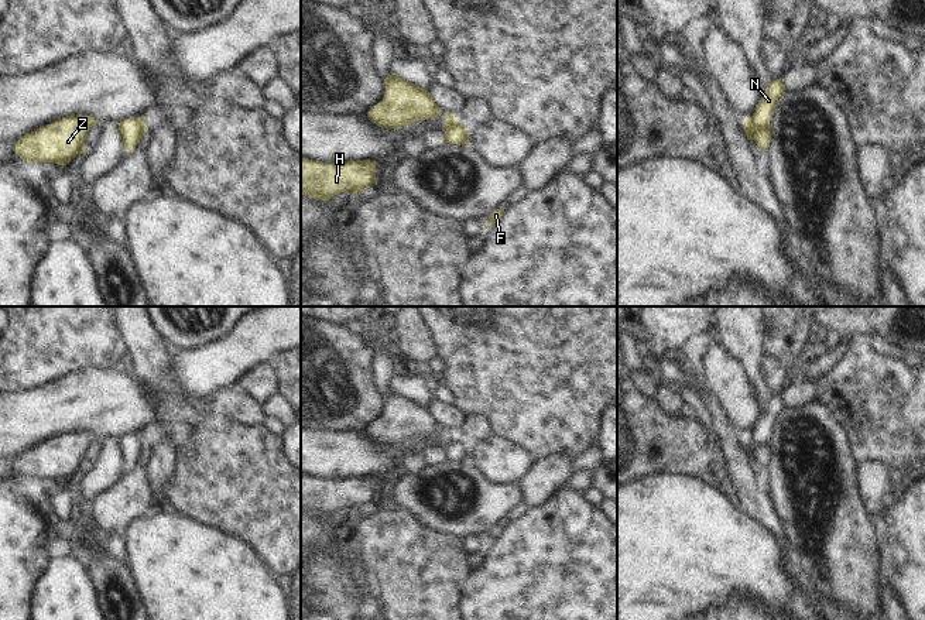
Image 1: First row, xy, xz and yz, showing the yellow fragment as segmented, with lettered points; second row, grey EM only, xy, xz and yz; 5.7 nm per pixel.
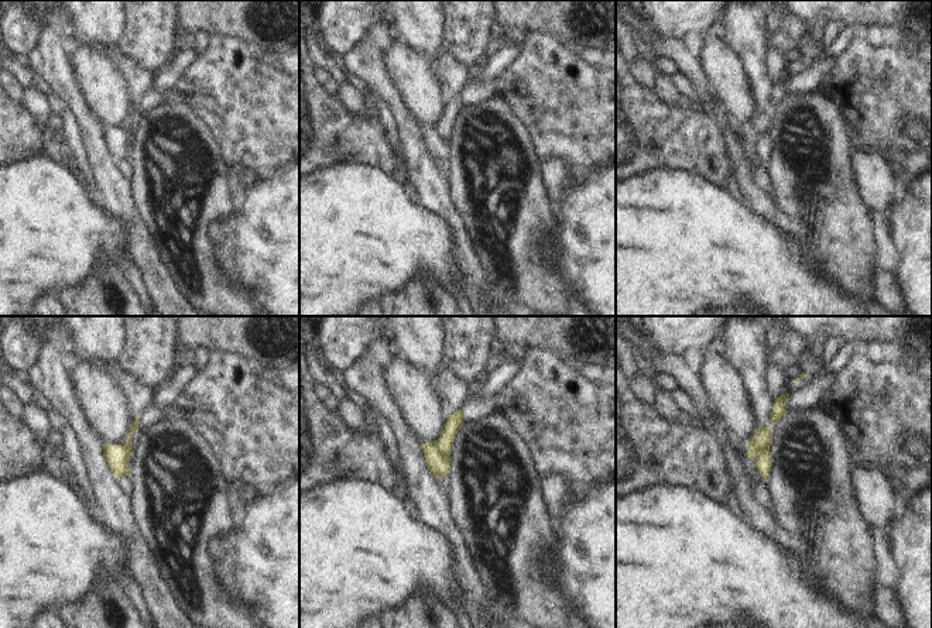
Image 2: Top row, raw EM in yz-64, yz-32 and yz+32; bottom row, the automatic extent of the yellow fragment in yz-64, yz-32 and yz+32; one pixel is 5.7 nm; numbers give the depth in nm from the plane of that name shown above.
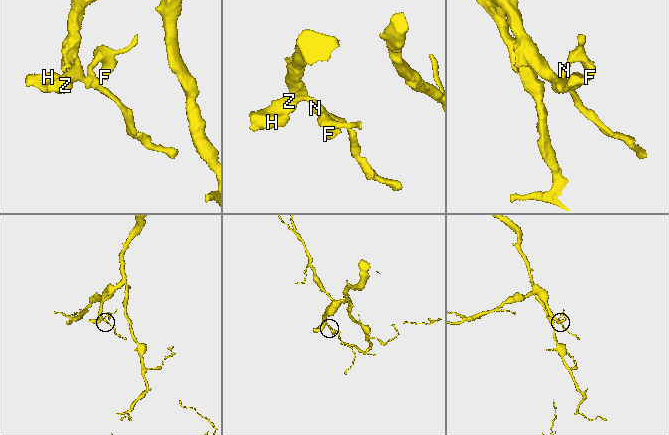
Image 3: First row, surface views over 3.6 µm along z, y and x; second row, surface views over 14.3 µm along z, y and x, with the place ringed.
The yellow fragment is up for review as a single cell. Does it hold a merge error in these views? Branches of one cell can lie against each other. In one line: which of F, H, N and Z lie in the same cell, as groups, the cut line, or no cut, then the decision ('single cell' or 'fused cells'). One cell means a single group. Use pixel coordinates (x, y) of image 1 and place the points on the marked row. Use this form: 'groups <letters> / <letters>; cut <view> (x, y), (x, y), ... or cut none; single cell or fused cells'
groups F N / H Z; cut yz (749, 119), (759, 127), (768, 127); fused cells

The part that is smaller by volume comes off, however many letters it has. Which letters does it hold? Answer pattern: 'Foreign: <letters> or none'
Foreign: F, N

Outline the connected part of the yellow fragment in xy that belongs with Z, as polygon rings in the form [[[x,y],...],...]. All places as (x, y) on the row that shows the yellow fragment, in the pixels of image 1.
[[[66,116],[41,126],[16,143],[16,154],[27,162],[55,162],[65,167],[86,151],[85,138],[92,126],[100,121],[90,116]]]

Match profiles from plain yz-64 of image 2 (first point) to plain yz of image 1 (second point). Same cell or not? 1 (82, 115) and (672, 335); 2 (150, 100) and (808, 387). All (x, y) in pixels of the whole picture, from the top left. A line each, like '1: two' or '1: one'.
1: two
2: one

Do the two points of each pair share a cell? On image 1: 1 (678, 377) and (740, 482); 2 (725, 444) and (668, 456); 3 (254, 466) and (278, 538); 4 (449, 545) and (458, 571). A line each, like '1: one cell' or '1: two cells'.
1: one cell
2: two cells
3: one cell
4: one cell

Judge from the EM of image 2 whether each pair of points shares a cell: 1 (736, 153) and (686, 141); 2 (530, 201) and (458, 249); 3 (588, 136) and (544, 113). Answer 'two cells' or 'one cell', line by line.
1: two cells
2: two cells
3: one cell

